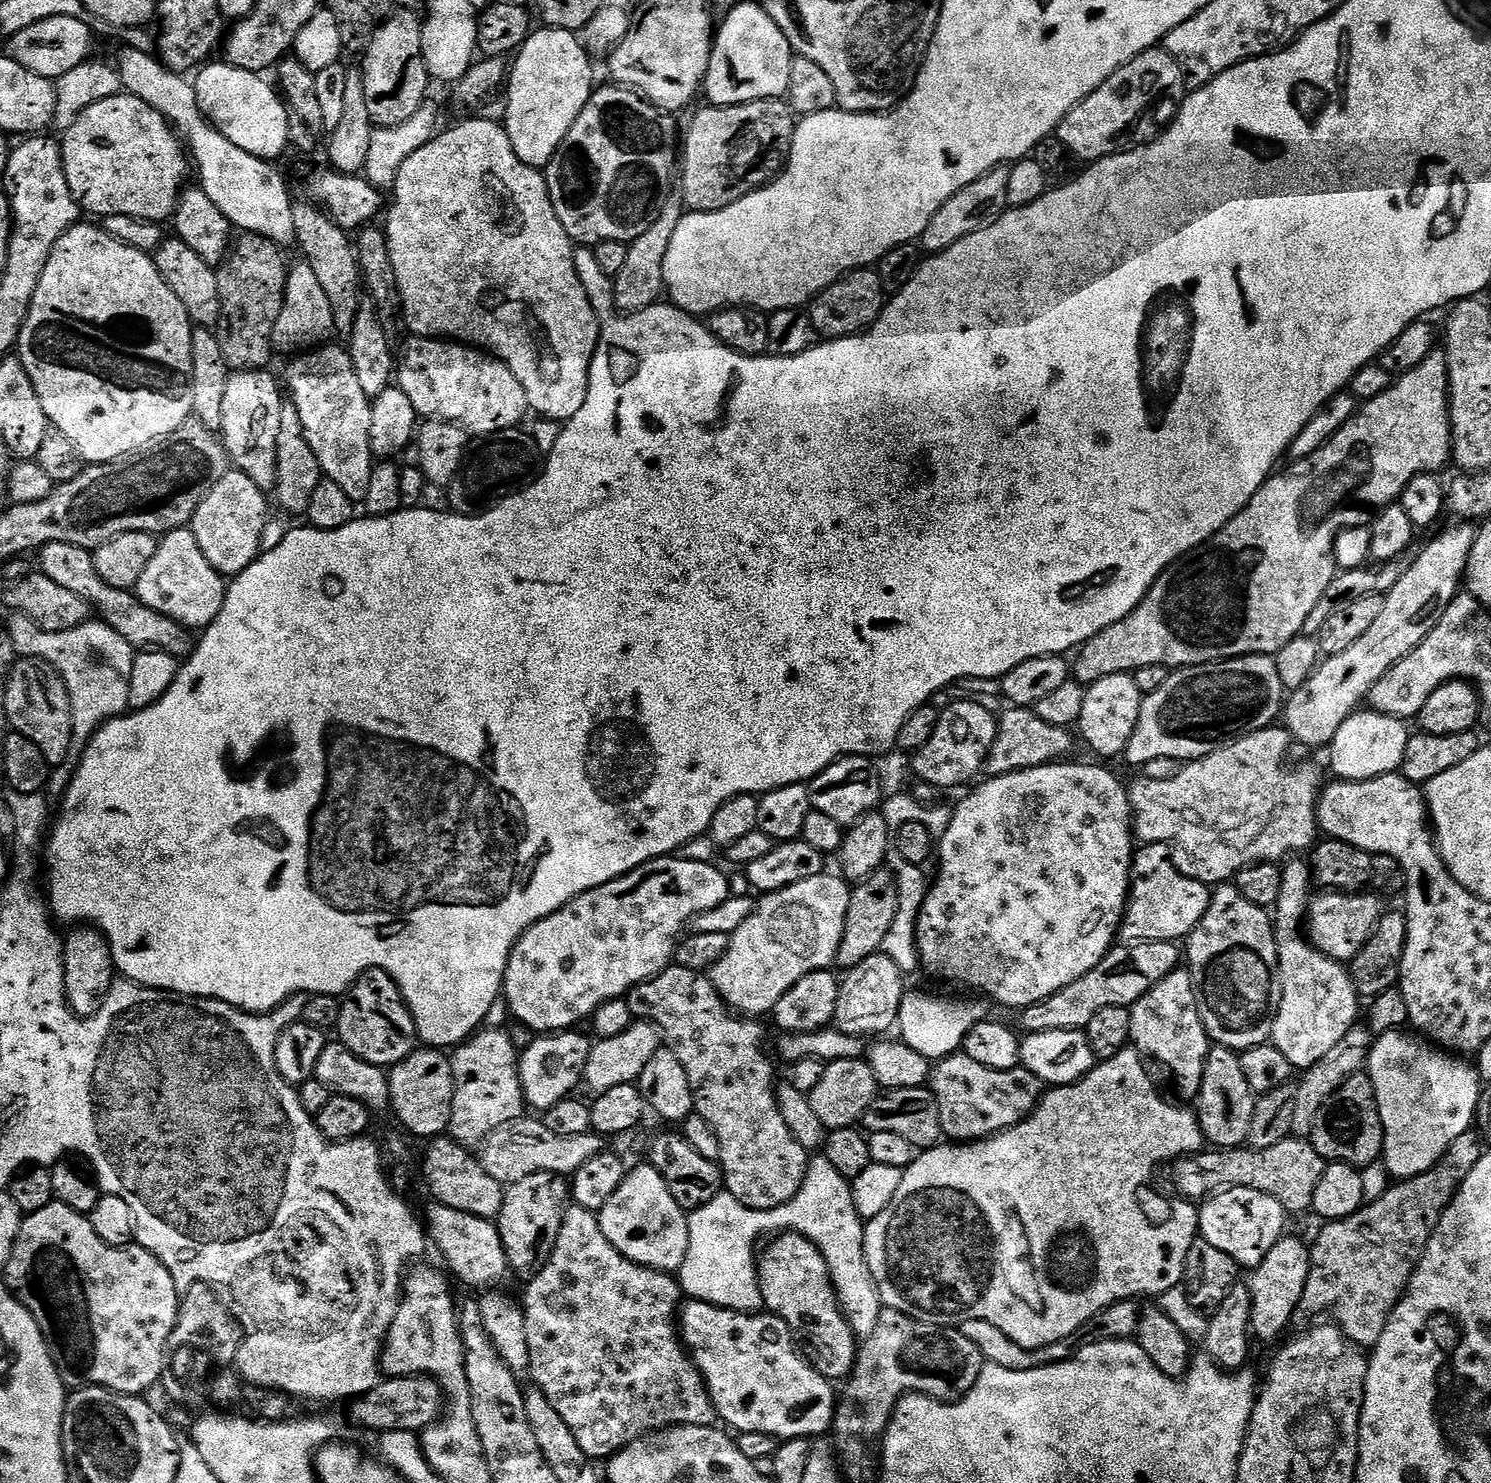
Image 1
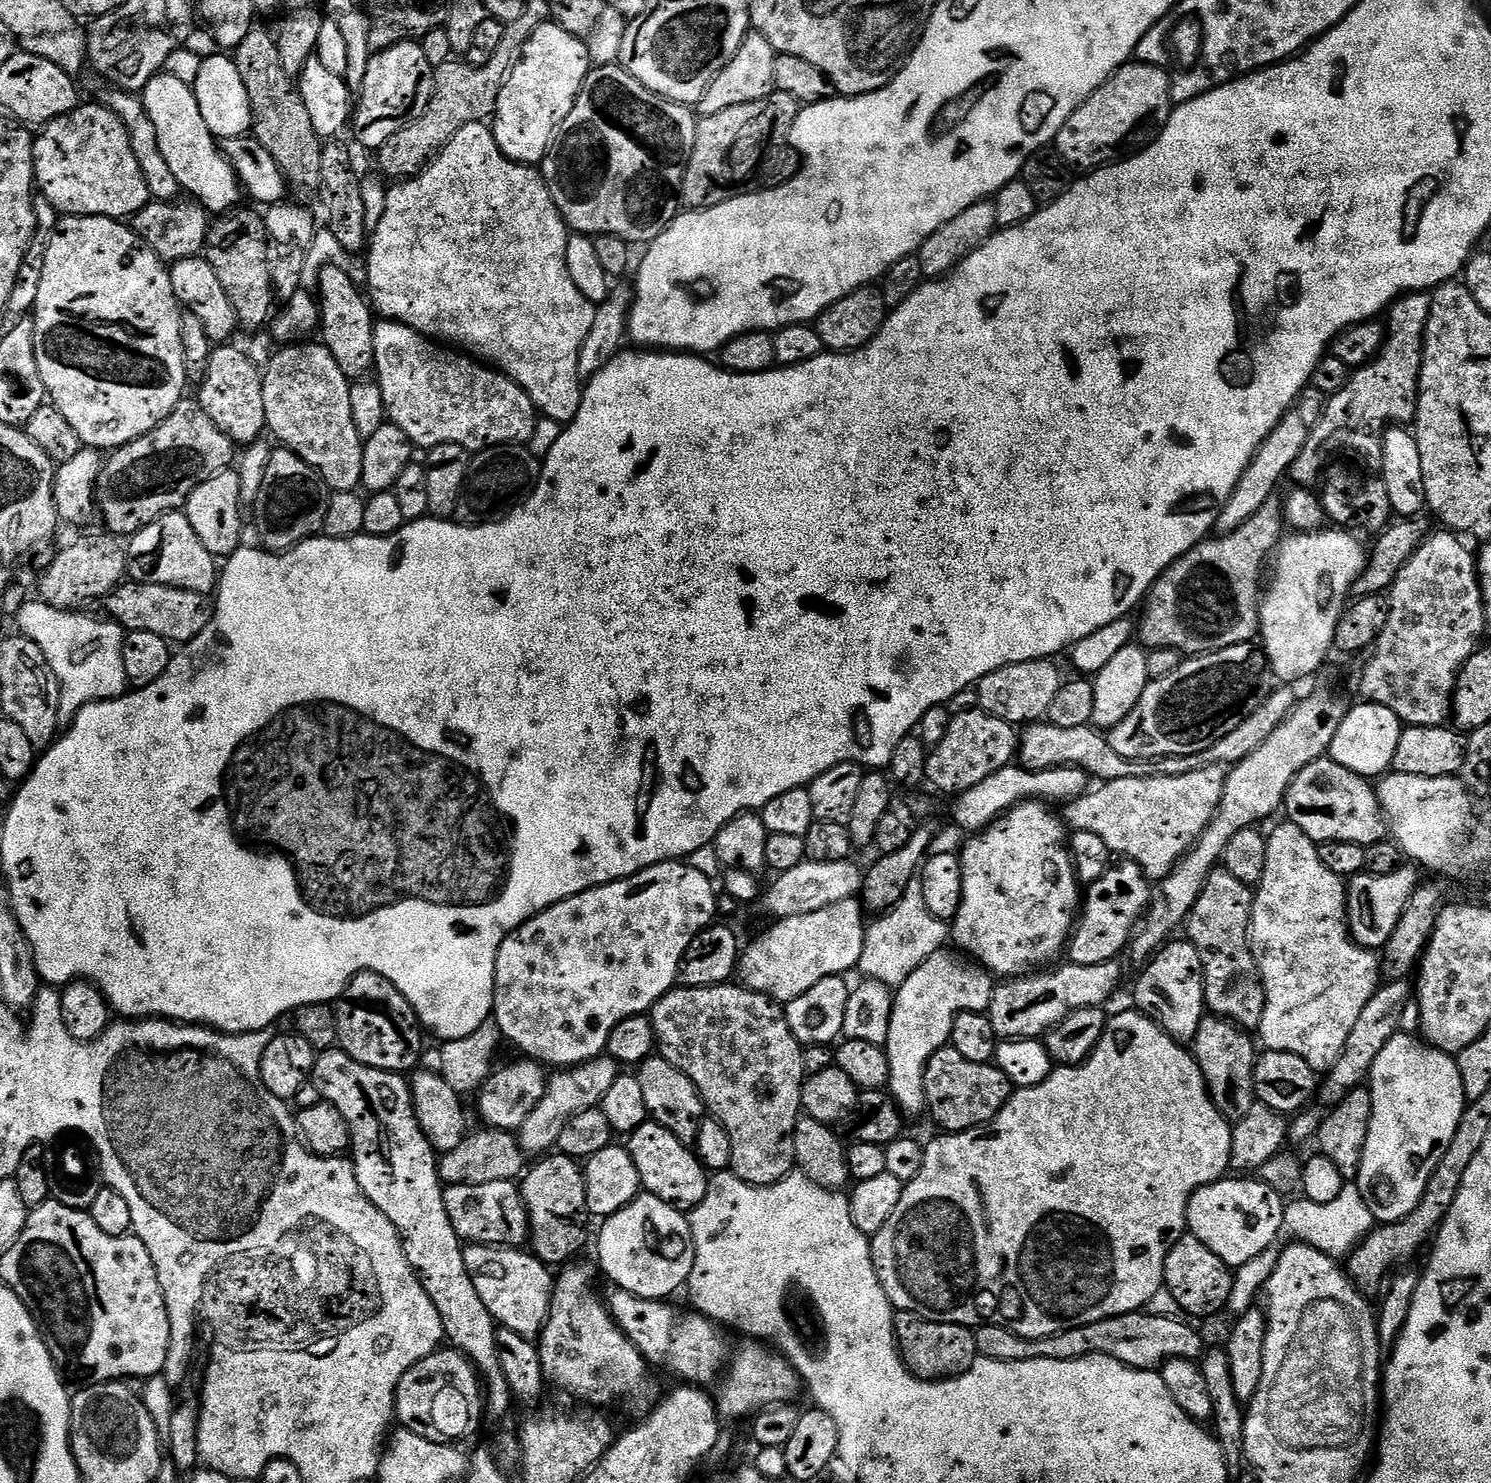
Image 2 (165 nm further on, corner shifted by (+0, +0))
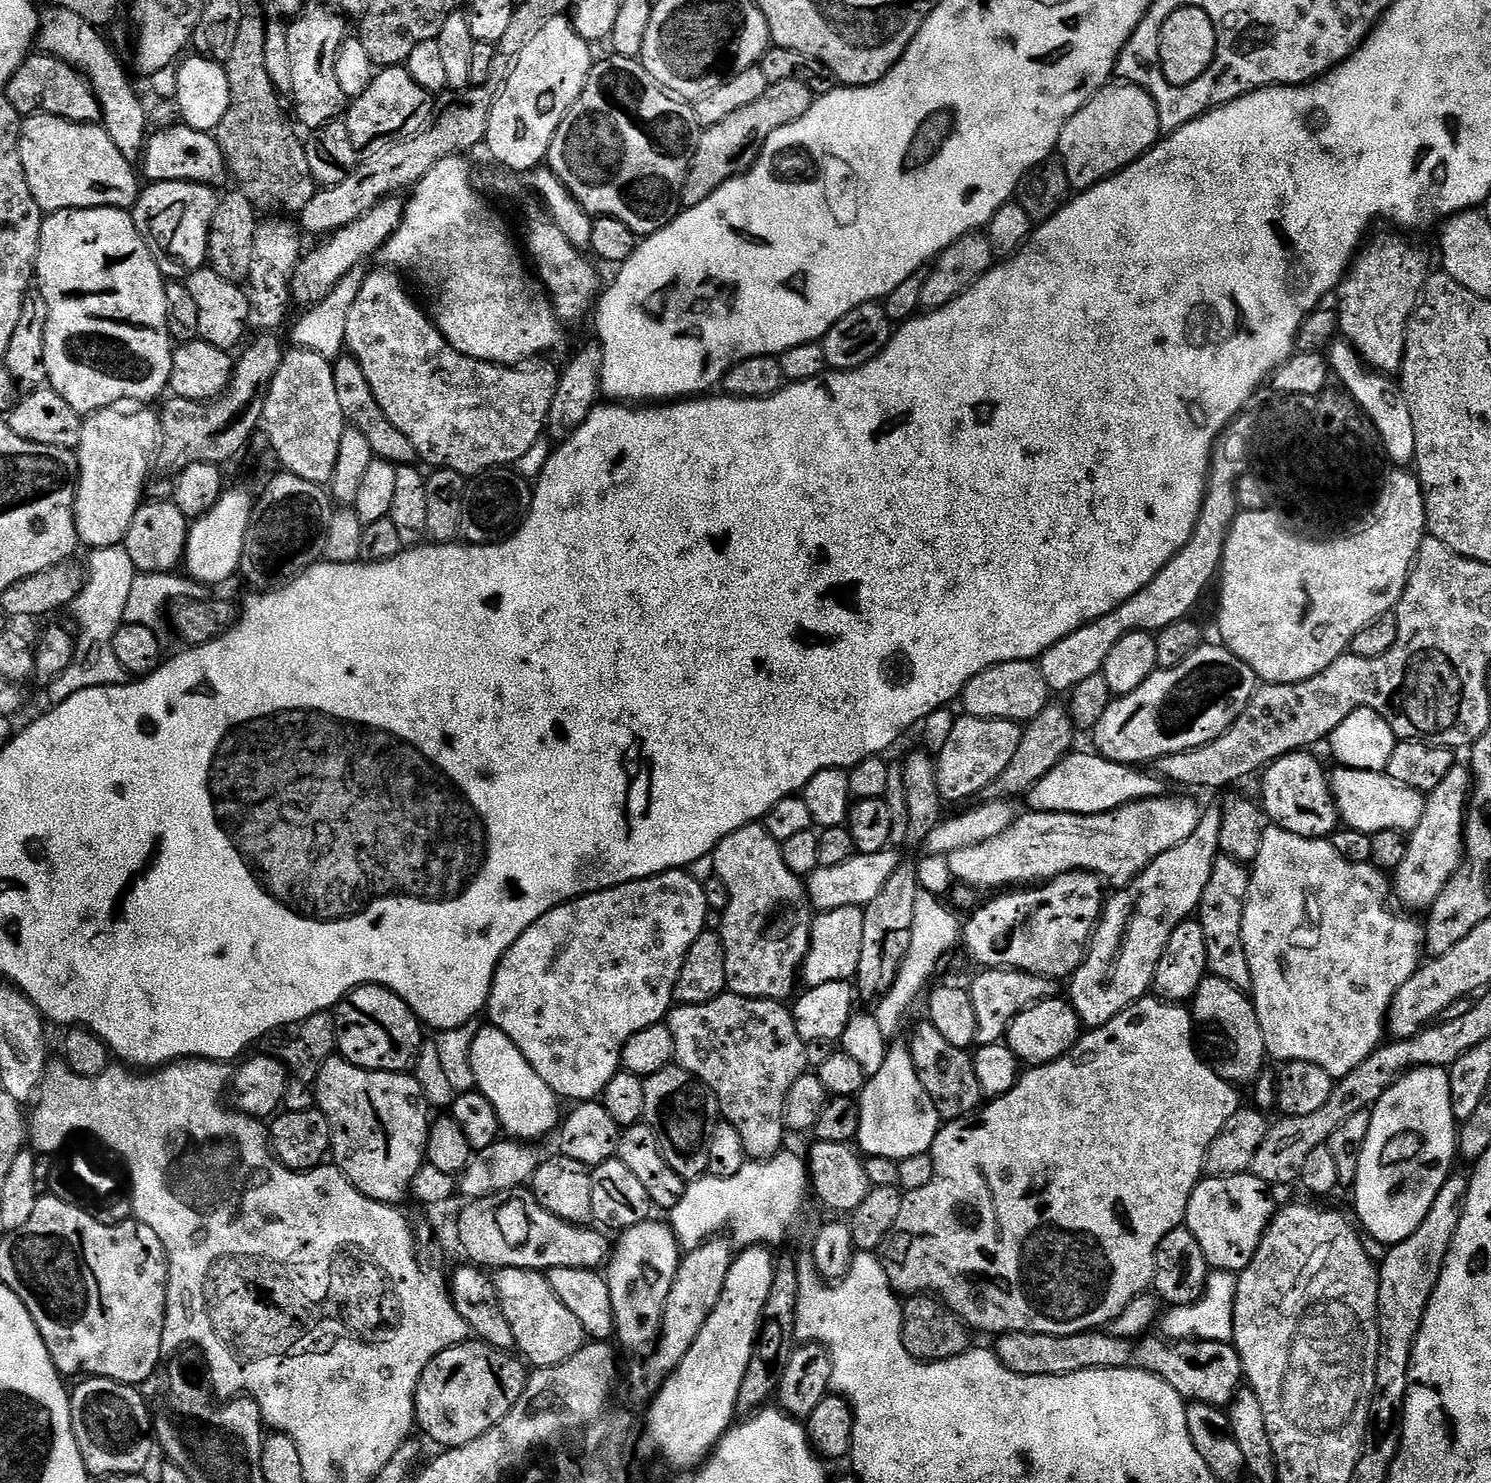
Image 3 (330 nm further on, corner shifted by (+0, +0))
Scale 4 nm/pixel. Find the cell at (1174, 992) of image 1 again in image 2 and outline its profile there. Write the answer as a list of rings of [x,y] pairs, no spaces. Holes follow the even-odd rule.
[[[1187,938],[1169,939],[1168,943],[1143,965],[1136,989],[1132,992],[1135,1011],[1148,1016],[1170,1038],[1185,1046],[1191,1045],[1198,1026],[1206,1015],[1204,1003],[1204,967],[1198,950]]]

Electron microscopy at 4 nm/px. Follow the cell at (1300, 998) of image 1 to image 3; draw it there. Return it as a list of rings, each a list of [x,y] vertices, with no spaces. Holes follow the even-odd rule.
[[[1275,826],[1265,827],[1262,834],[1262,846],[1258,846],[1258,858],[1250,865],[1250,886],[1244,903],[1242,914],[1242,942],[1246,950],[1246,962],[1250,966],[1252,986],[1250,995],[1256,1005],[1258,1022],[1262,1026],[1262,1038],[1266,1038],[1269,1057],[1274,1061],[1314,1062],[1314,1066],[1322,1066],[1326,1074],[1339,1078],[1350,1074],[1354,1066],[1358,1066],[1370,1055],[1375,1048],[1379,1048],[1386,1036],[1386,1021],[1388,1010],[1392,1005],[1394,994],[1416,973],[1422,963],[1422,941],[1424,929],[1421,921],[1403,920],[1395,916],[1387,904],[1390,904],[1390,880],[1373,864],[1355,864],[1346,862],[1338,850],[1334,850],[1331,839],[1315,840],[1302,838],[1298,834],[1290,834],[1290,830],[1282,830]]]

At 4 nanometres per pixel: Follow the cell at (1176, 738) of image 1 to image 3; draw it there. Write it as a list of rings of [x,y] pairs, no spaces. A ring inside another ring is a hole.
[[[1205,643],[1194,650],[1194,654],[1190,654],[1190,658],[1182,662],[1182,666],[1159,669],[1150,678],[1146,678],[1146,682],[1142,682],[1138,690],[1115,697],[1106,714],[1102,714],[1098,726],[1091,729],[1090,736],[1096,743],[1095,751],[1114,763],[1144,766],[1147,760],[1155,762],[1166,754],[1178,754],[1182,750],[1197,748],[1221,736],[1239,718],[1257,687],[1254,670],[1250,670],[1250,666],[1242,662],[1242,658],[1219,643]]]

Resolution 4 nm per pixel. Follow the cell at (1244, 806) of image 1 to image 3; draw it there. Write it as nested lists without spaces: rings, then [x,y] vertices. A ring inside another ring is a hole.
[[[1171,794],[1150,797],[1148,800],[1130,801],[1113,812],[1094,813],[1092,816],[1028,810],[1025,816],[1024,813],[1017,815],[1012,825],[1002,834],[998,834],[998,838],[949,854],[950,874],[953,881],[977,890],[1036,886],[1067,872],[1093,872],[1101,881],[1109,885],[1112,883],[1113,889],[1124,888],[1138,873],[1146,870],[1146,866],[1150,866],[1150,862],[1154,862],[1158,854],[1166,854],[1166,850],[1178,846],[1178,842],[1186,842],[1186,838],[1190,838],[1190,834],[1194,834],[1194,830],[1198,827],[1201,811],[1201,805],[1196,805],[1194,801],[1183,800],[1182,797]]]

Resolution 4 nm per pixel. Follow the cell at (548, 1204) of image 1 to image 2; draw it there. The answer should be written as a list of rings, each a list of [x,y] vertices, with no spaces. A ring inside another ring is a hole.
[[[548,1154],[537,1159],[536,1164],[523,1173],[519,1181],[520,1197],[524,1199],[524,1205],[528,1211],[528,1230],[530,1233],[530,1251],[542,1263],[549,1266],[567,1265],[575,1261],[576,1256],[588,1244],[588,1207],[586,1206],[586,1178],[583,1167],[571,1156],[563,1154]]]

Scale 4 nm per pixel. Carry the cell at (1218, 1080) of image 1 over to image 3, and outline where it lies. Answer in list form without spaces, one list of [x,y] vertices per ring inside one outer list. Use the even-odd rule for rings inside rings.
[[[1211,974],[1204,981],[1190,1001],[1190,1011],[1197,1025],[1205,1024],[1213,1028],[1228,1043],[1228,1057],[1218,1064],[1218,1071],[1227,1084],[1251,1086],[1256,1083],[1260,1073],[1265,1071],[1264,1060],[1269,1059],[1266,1038],[1262,1038],[1262,1026],[1258,1022],[1256,1005],[1247,991],[1238,986],[1230,986],[1222,978]]]

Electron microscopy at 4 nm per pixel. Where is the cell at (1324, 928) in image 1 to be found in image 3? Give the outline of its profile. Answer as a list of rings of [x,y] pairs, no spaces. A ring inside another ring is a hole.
[[[1457,766],[1446,774],[1446,778],[1442,778],[1441,784],[1427,793],[1422,820],[1408,836],[1406,858],[1402,858],[1402,866],[1396,868],[1390,884],[1395,903],[1397,900],[1404,908],[1431,908],[1448,879],[1460,868],[1464,861],[1464,818],[1471,790],[1471,771]]]

